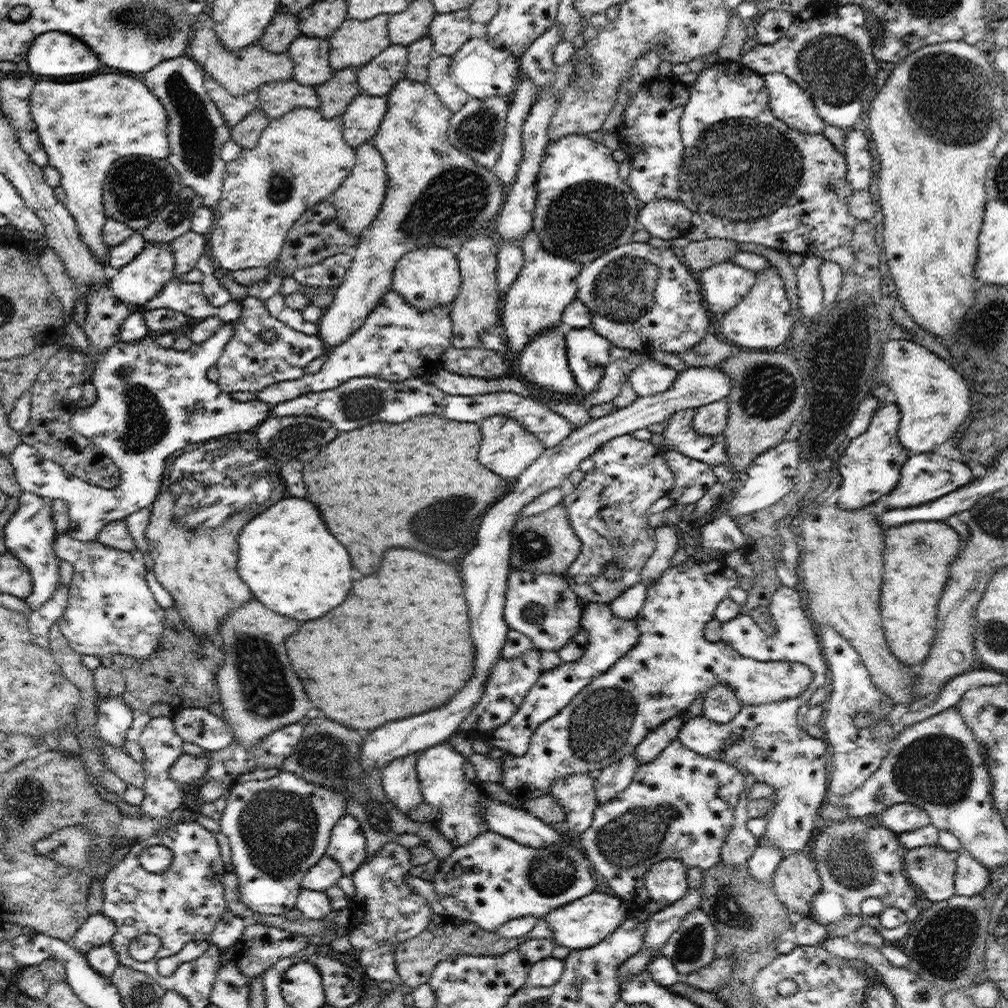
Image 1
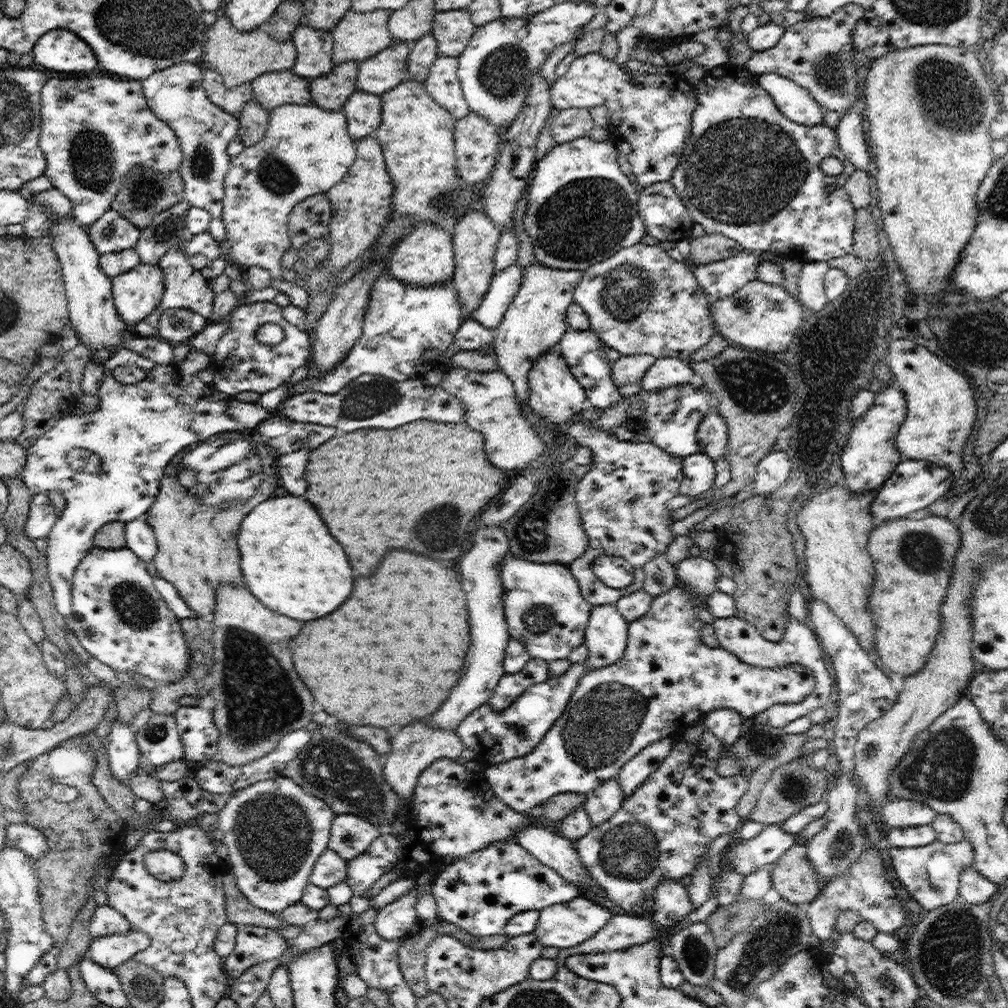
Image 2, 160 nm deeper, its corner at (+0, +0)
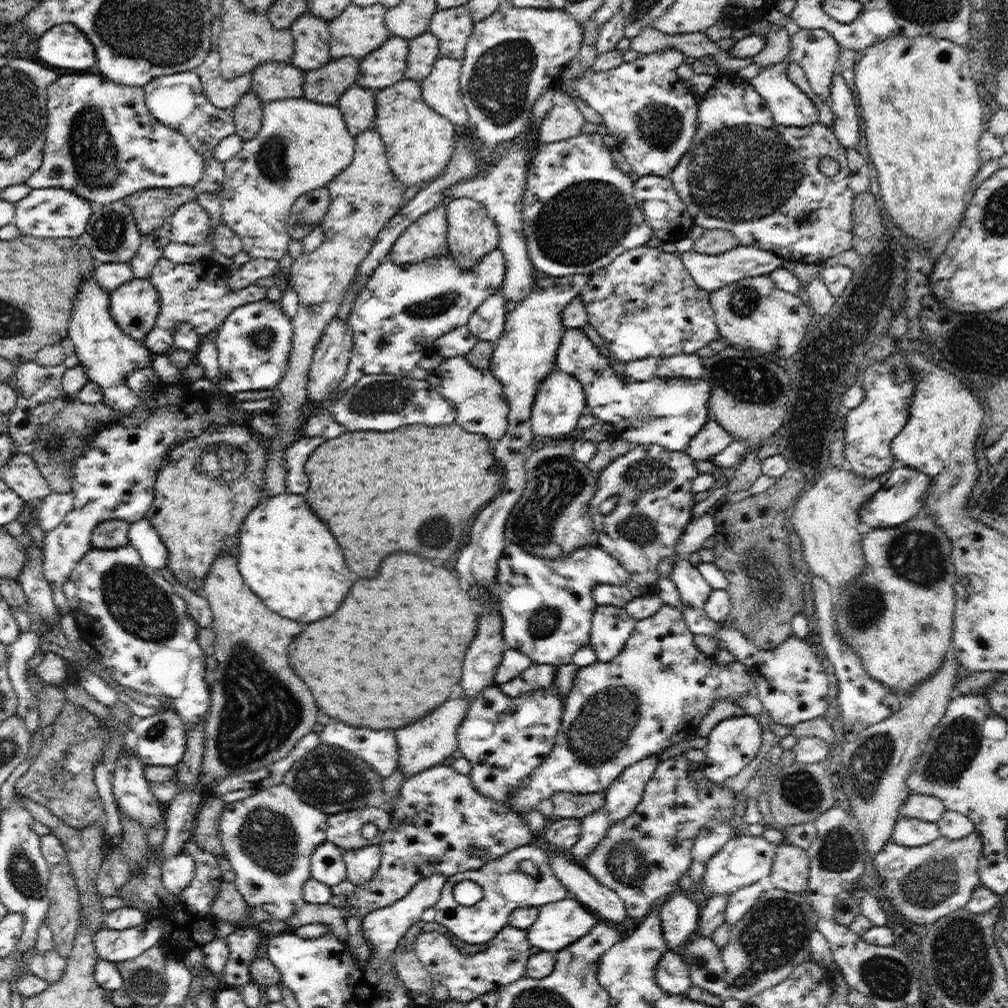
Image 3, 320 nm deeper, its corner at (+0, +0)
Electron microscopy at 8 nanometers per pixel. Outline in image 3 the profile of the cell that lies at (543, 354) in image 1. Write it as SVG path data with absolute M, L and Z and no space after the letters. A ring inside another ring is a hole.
M560 369L552 370L540 383L531 410L531 429L536 439L548 436L562 436L572 432L578 426L578 418L587 405L586 397L580 382L571 374Z

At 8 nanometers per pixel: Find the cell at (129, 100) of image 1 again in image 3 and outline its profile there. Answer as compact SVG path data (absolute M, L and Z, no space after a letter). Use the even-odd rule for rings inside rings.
M88 72L88 74L70 74L70 76L59 76L47 88L47 129L45 134L45 145L43 150L43 161L40 168L25 182L30 188L61 188L74 191L78 196L88 199L91 207L98 208L109 205L117 200L126 198L133 192L144 190L145 188L174 188L177 186L196 186L202 180L205 171L205 161L203 154L198 154L189 140L179 130L166 126L157 118L154 118L145 103L145 92L140 86L124 86L117 82L112 82L98 72Z

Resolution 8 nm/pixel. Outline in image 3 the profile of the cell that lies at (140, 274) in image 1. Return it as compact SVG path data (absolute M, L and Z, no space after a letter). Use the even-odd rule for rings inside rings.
M132 279L109 293L110 315L134 340L144 341L160 313L160 297L150 279Z

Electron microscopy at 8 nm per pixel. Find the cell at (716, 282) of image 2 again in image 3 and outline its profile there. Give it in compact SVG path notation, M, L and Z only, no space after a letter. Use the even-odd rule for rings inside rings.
M744 246L732 247L728 252L720 255L700 254L690 250L681 254L683 266L686 271L692 276L692 279L696 282L696 285L700 289L708 292L714 292L724 288L724 286L730 286L732 282L742 280L742 278L752 278L756 276L762 276L764 274L771 274L772 271L776 271L782 267L782 257L777 256L774 252L768 252L768 250L760 250L760 247L756 246Z

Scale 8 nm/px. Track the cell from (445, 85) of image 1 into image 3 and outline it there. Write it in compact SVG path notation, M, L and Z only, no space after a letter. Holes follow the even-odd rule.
M442 57L433 64L431 73L421 83L421 95L424 102L432 107L438 114L448 118L455 125L465 125L469 121L467 108L465 107L459 85L459 78L463 60Z

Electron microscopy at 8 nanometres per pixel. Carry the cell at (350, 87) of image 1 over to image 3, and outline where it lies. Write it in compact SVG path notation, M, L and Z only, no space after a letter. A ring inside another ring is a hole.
M345 56L332 59L319 69L307 71L303 97L312 102L336 106L344 91L356 84L360 63L356 57Z

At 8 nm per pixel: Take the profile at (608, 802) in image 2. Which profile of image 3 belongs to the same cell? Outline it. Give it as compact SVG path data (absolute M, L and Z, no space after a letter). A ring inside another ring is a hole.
M598 809L582 818L581 835L569 852L570 858L578 864L583 864L586 857L602 842L610 826L611 822L605 809Z

